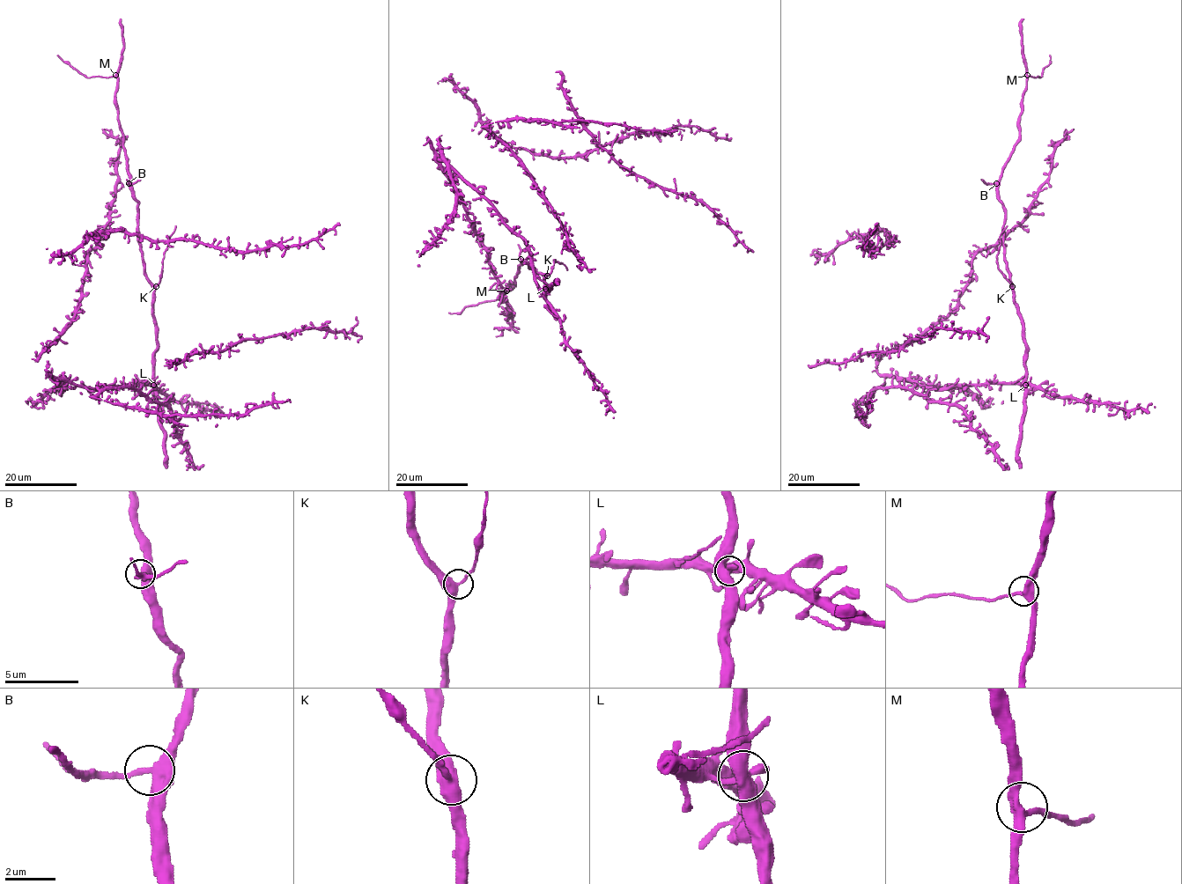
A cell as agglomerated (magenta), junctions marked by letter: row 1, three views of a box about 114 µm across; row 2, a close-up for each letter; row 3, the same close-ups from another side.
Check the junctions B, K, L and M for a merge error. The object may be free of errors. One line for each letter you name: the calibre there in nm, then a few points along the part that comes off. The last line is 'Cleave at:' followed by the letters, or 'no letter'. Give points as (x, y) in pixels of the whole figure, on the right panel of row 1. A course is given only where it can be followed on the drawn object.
L: 480 nm thick
Cleave at: L

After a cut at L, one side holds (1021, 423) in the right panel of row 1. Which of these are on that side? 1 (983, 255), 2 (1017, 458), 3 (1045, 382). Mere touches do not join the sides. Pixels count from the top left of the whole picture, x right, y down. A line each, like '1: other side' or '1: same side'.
1: other side
2: same side
3: other side

